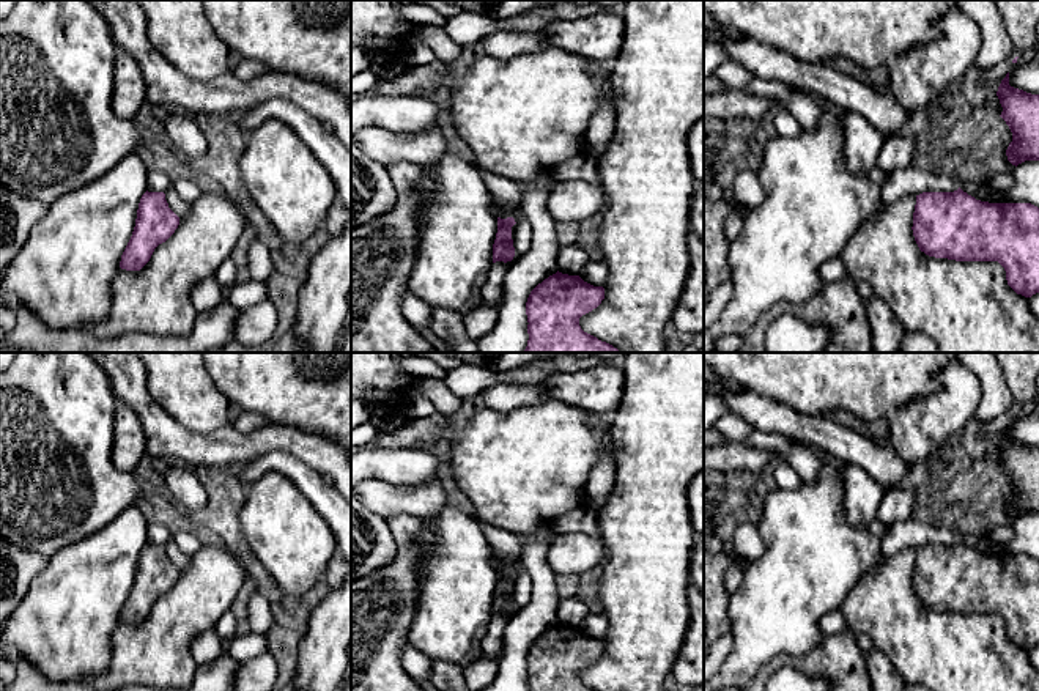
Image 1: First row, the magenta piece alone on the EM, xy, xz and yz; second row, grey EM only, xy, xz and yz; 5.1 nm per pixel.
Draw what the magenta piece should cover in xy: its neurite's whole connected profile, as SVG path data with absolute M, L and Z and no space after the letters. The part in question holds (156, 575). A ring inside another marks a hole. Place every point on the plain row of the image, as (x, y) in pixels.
M145 545L140 551L132 589L121 608L120 620L140 623L154 601L178 581L179 570L168 560L164 545Z

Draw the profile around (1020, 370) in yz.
M993 353L1015 408L1031 406L1037 398L1039 353Z

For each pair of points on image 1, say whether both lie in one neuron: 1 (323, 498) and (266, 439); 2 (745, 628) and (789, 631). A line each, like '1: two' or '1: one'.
1: two
2: one

